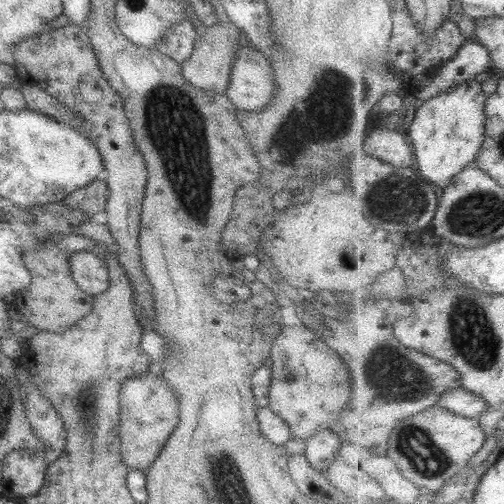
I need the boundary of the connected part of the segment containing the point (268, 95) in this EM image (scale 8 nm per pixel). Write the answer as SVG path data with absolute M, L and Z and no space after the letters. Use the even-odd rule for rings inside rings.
M248 43L237 46L231 60L229 82L224 95L239 110L257 112L269 106L275 94L268 58Z

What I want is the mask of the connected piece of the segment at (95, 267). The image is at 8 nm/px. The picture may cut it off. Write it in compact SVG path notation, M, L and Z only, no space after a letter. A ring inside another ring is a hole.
M79 251L68 258L70 276L82 292L101 295L109 286L108 271L101 255Z

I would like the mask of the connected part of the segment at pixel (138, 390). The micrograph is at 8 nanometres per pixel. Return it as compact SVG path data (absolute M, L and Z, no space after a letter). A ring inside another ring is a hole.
M149 373L125 380L119 388L117 398L120 408L121 460L128 469L145 473L179 422L179 398L161 375L154 376Z

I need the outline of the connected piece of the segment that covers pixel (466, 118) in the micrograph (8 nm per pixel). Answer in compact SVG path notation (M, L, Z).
M475 77L450 87L447 91L424 101L417 108L408 134L415 151L415 166L433 185L444 190L463 169L474 165L474 160L477 159L487 139L488 97L483 92L481 78Z

